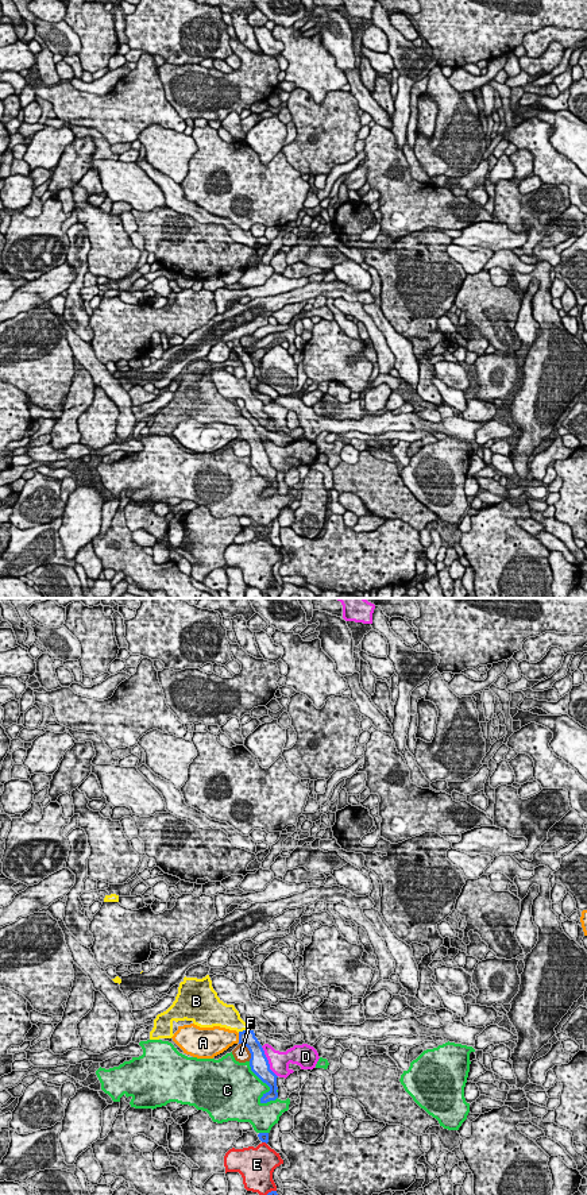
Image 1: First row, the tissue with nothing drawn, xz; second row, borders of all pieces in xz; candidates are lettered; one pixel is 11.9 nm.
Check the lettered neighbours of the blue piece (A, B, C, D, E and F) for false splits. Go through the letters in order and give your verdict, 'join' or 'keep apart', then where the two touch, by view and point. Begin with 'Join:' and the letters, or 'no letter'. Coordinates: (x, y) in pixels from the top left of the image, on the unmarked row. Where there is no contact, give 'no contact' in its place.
Join: B
A: keep apart; contact xz (239, 432)
B: join; contact xz (243, 426)
C: keep apart; contact xz (270, 484)
D: keep apart; contact xz (267, 457)
E: keep apart; contact xz (271, 586)
F: keep apart; contact xz (248, 444)

